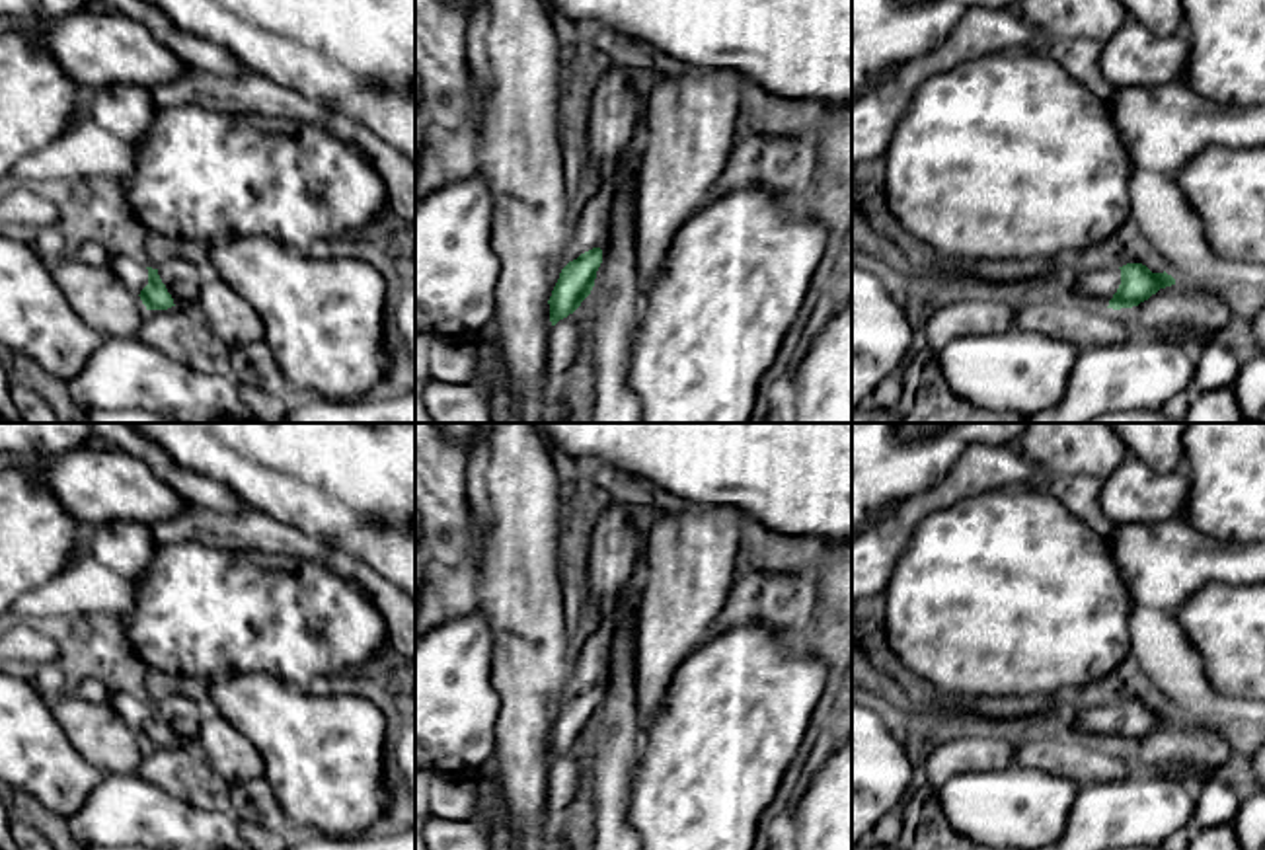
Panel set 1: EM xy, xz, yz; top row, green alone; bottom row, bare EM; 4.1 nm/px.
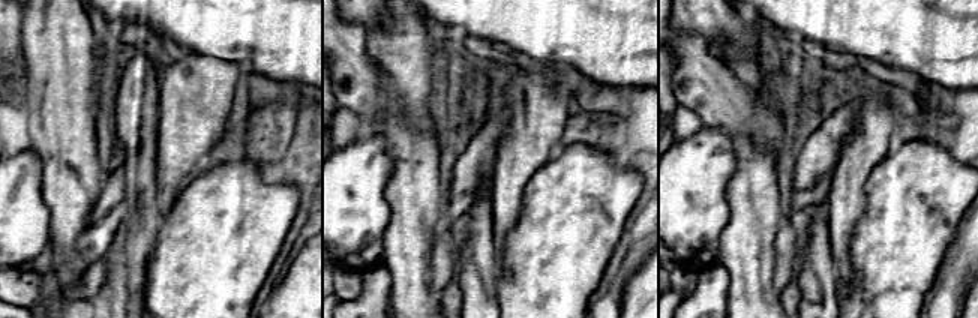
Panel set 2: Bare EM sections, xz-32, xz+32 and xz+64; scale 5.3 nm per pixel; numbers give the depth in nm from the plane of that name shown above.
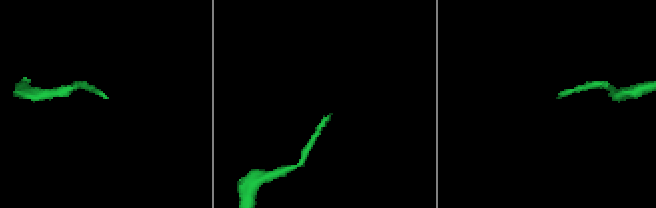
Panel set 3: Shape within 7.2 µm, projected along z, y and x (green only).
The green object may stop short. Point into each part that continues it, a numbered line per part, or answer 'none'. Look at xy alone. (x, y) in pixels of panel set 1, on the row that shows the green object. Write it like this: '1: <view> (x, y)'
1: xy (129, 271)

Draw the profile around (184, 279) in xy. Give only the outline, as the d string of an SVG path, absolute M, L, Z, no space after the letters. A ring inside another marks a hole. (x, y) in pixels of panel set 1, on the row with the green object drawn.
M170 259L158 267L158 275L175 306L193 308L199 300L207 271L185 259Z

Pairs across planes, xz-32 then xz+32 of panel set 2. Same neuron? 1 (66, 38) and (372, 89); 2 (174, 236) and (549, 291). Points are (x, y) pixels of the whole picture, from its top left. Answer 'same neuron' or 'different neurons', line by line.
1: different neurons
2: same neuron

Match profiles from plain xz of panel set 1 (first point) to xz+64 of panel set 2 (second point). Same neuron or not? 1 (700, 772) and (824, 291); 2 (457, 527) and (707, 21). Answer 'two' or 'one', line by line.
1: two
2: two

